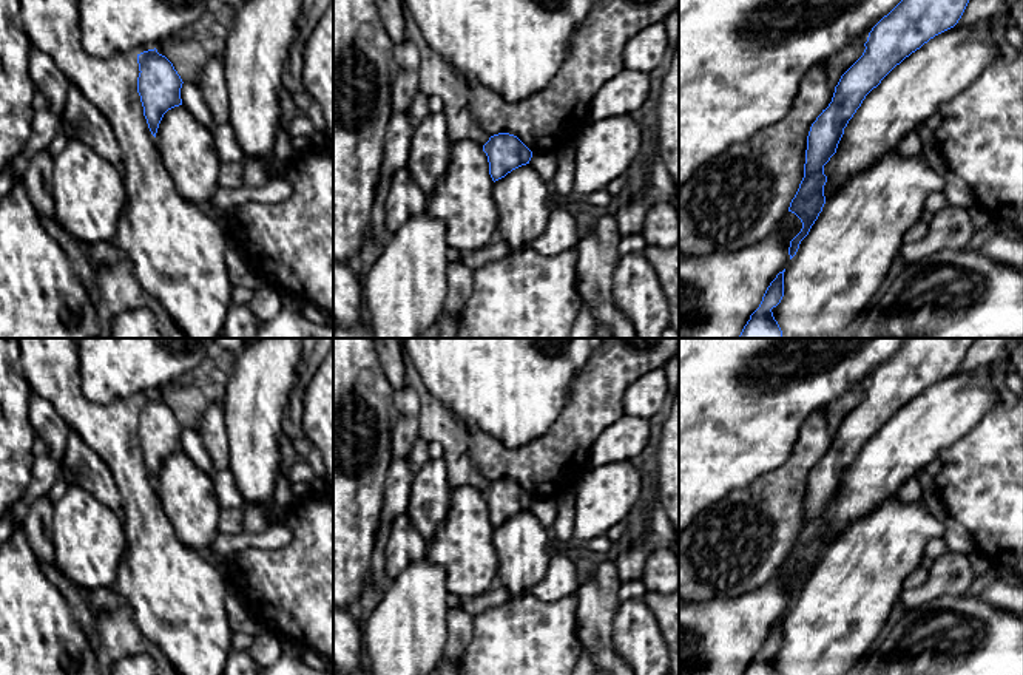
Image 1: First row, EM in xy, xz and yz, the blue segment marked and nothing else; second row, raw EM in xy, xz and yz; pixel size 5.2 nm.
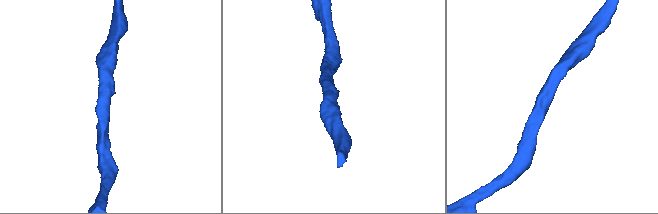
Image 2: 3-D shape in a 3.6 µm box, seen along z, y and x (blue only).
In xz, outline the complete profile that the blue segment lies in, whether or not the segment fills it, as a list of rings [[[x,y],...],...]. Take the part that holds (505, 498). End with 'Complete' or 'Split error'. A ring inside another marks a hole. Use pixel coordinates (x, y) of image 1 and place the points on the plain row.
[[[498,479],[483,491],[492,527],[505,524],[512,516],[529,510],[532,497],[514,480]]]. Complete

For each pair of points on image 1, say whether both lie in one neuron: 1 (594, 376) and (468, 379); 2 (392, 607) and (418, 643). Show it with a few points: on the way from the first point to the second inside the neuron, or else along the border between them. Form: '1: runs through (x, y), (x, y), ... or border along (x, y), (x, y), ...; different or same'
1: border along (593, 354), (571, 383), (568, 402), (562, 410); different
2: runs through (401, 617), (408, 623), (409, 634); same

